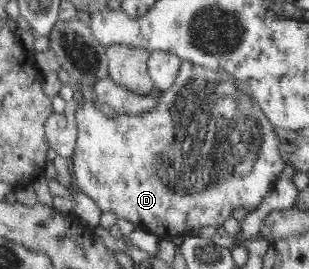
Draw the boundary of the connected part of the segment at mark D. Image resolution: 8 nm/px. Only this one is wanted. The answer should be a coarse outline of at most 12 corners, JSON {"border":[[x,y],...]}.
{"border":[[232,74],[76,111],[76,187],[159,238],[222,225],[284,168]]}

